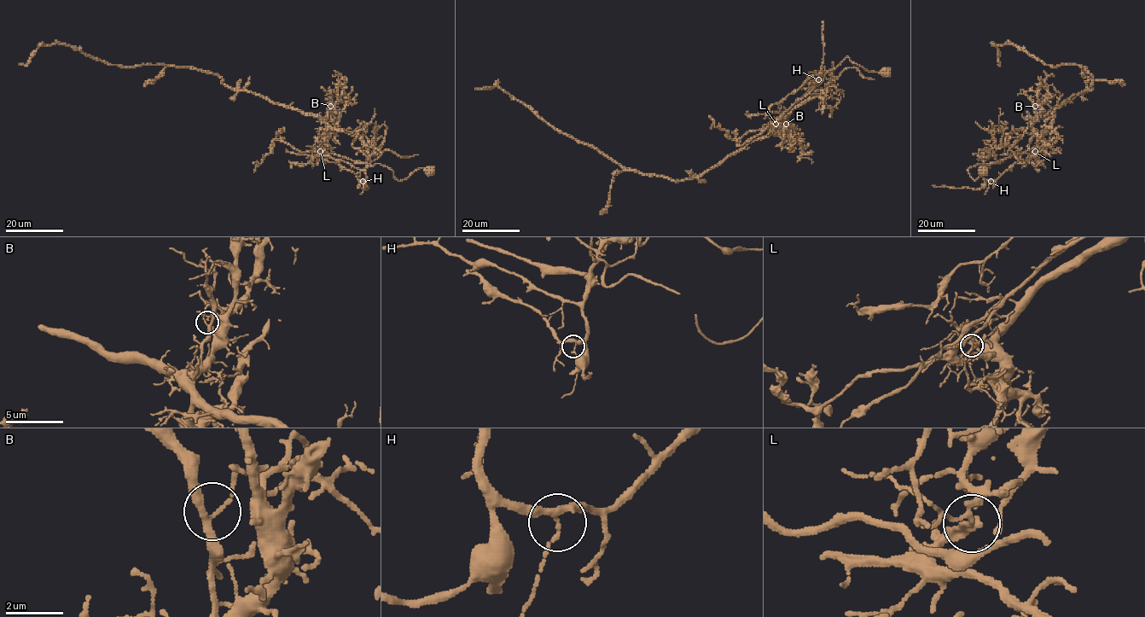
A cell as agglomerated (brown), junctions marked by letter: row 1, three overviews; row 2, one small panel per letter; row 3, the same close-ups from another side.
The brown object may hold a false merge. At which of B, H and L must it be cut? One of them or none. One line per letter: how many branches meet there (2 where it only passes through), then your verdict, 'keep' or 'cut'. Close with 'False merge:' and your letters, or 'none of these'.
B: 3 | keep
H: 3 | keep
L: 3 | cut
False merge: L

